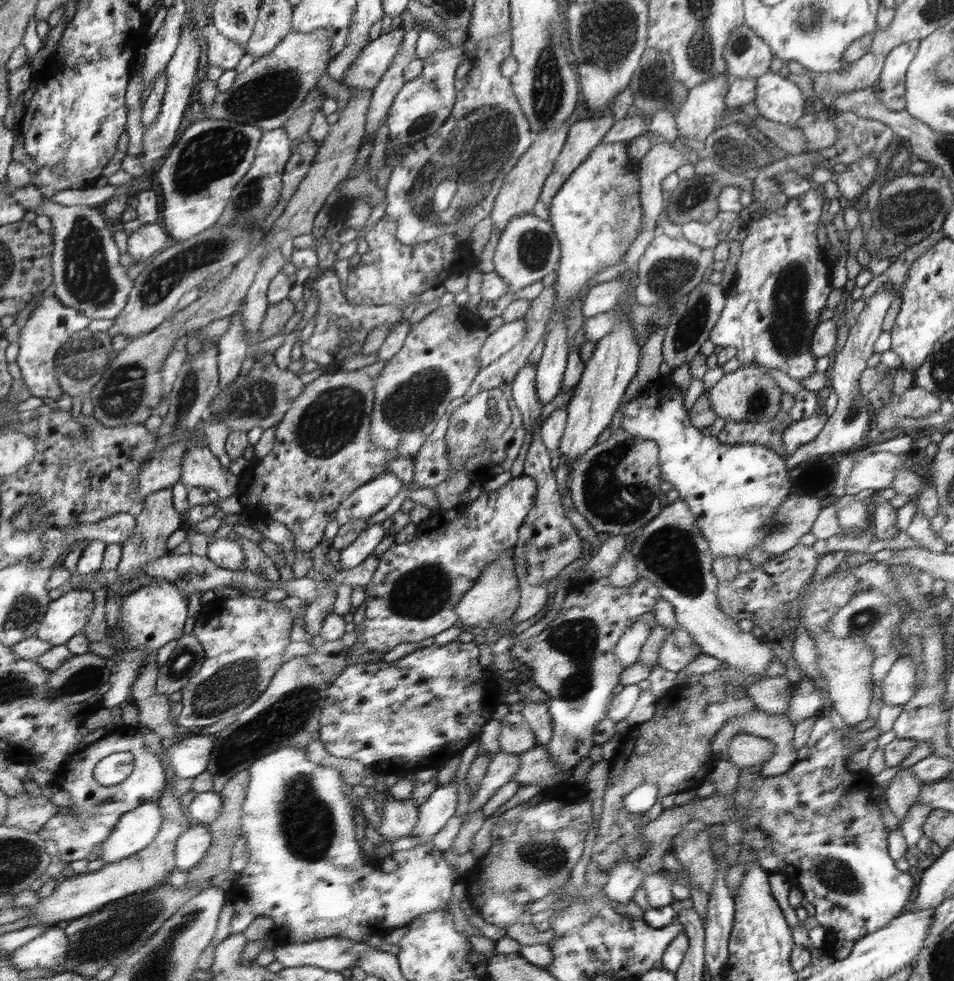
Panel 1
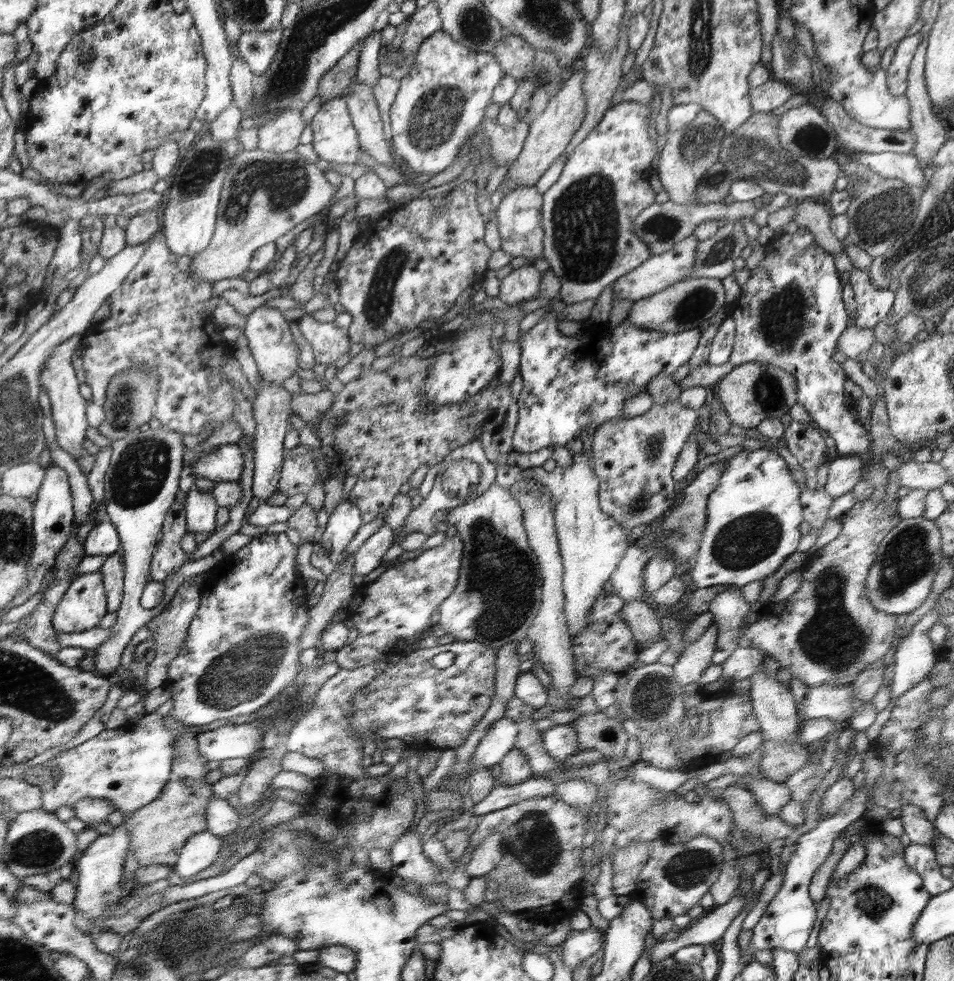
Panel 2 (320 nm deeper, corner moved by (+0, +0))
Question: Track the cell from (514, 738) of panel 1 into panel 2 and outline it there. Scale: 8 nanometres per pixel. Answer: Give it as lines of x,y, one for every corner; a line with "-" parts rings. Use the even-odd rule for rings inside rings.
559,724
542,732
542,740
546,754
558,762
564,762
581,750
578,735
570,724

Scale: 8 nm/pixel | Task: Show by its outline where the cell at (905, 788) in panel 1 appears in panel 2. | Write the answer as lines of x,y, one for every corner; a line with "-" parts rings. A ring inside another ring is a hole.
903,806
901,815
898,816
904,827
906,837
911,844
931,845
938,836
931,820
925,817
921,808
917,806

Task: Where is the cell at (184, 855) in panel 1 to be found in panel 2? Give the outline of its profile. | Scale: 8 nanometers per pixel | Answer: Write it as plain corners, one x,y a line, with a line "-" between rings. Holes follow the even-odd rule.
209,831
196,834
186,842
177,864
173,866
181,878
190,879
208,868
220,854
222,847
226,846
220,837

